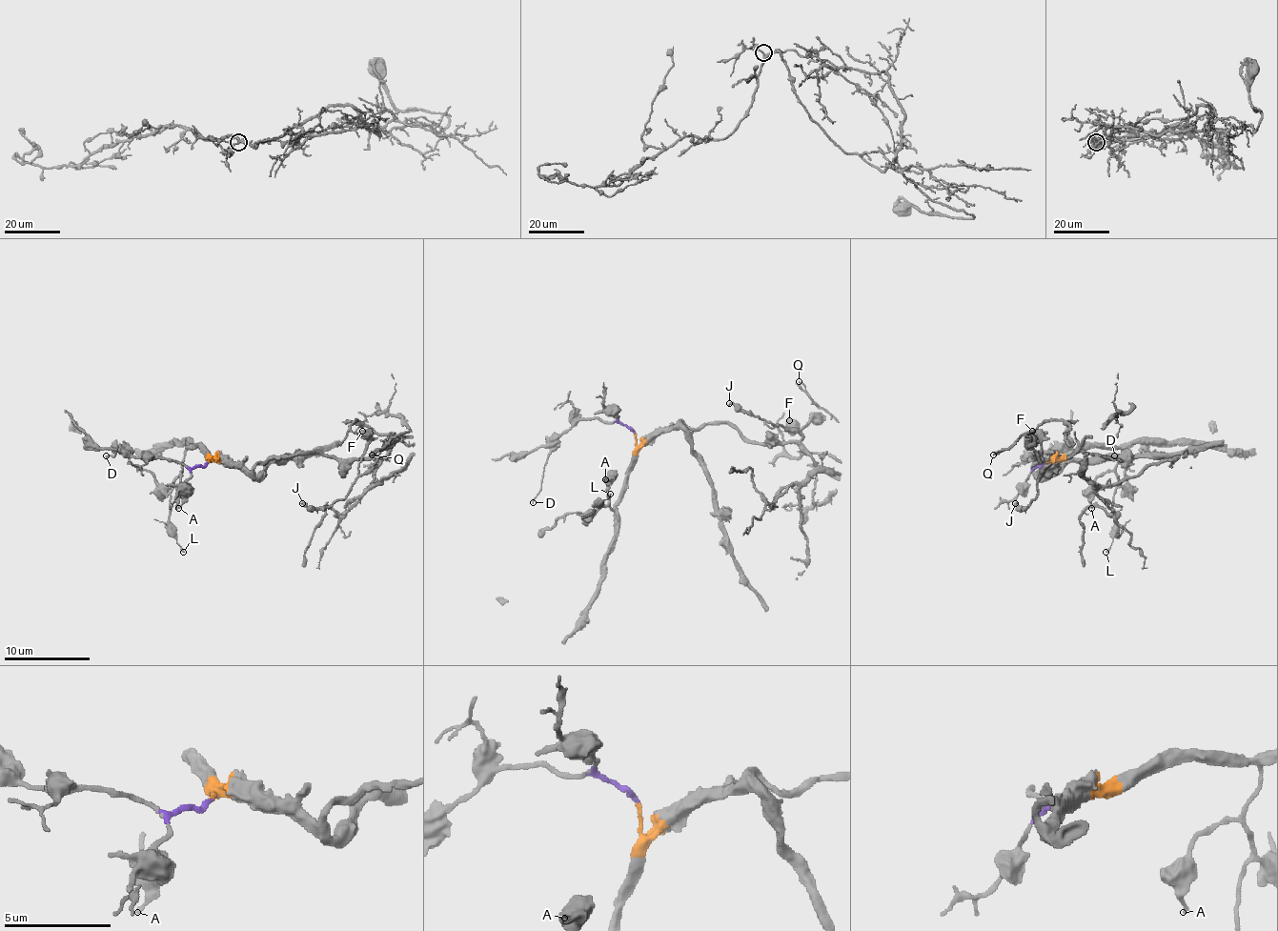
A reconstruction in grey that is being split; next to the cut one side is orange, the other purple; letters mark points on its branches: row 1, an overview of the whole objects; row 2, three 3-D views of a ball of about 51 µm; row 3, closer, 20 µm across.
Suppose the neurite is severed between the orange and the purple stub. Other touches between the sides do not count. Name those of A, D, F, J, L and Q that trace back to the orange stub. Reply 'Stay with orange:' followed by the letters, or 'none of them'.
Stay with orange: A, F, J, L, Q

